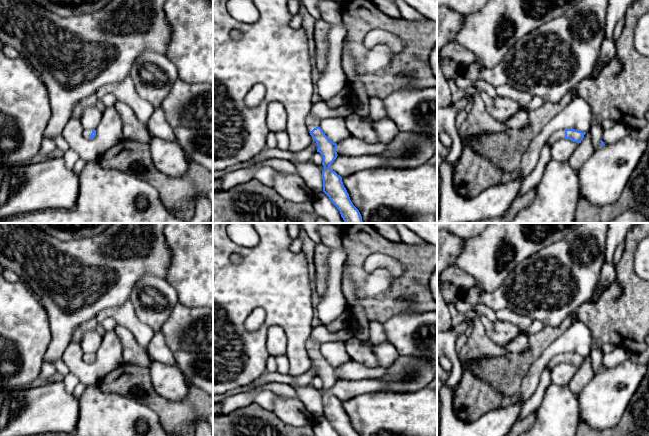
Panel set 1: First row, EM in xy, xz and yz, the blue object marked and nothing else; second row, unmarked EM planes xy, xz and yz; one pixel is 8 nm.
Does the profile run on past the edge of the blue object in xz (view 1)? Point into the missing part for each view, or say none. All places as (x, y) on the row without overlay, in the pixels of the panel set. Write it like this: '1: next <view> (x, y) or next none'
1: next xz (311, 345)

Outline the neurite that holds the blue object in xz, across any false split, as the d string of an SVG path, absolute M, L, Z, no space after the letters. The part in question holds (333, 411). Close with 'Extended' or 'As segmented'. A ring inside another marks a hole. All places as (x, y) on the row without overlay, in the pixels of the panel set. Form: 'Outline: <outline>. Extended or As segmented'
Outline: M311 336L307 340L306 348L310 359L317 367L317 376L323 380L323 416L339 436L359 436L350 424L349 418L343 409L342 401L330 392L330 389L338 380L336 376L337 368L325 359L320 352L319 345Z. Extended

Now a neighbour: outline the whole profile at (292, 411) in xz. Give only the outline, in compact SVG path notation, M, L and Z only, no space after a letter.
M279 395L275 399L273 413L285 423L295 427L308 426L314 419L314 415L300 399Z

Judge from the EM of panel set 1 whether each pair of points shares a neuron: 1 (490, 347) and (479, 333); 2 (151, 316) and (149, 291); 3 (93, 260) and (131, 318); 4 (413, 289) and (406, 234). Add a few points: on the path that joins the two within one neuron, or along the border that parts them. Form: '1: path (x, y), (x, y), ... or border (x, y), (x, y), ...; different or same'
1: path (487, 344), (479, 336); same
2: path (151, 310), (150, 297); same
3: border (129, 300), (119, 306), (101, 311); different
4: border (401, 241), (416, 244), (425, 243); different

